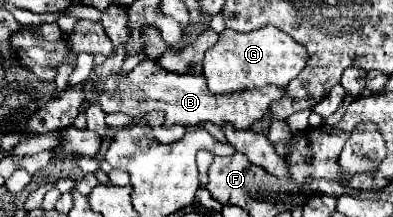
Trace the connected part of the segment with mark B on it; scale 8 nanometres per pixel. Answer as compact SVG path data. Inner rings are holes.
M141 61L133 71L119 75L113 73L109 79L99 81L93 77L93 81L85 87L85 99L89 103L97 103L105 113L125 113L127 117L145 117L149 111L159 109L165 111L165 127L171 127L175 123L179 125L199 125L199 123L233 123L235 129L251 129L251 125L263 121L269 117L271 103L281 99L285 89L267 85L261 89L249 89L239 93L225 93L215 95L207 89L203 75L179 75L165 71L157 61ZM101 89L101 95L95 95L93 91Z

